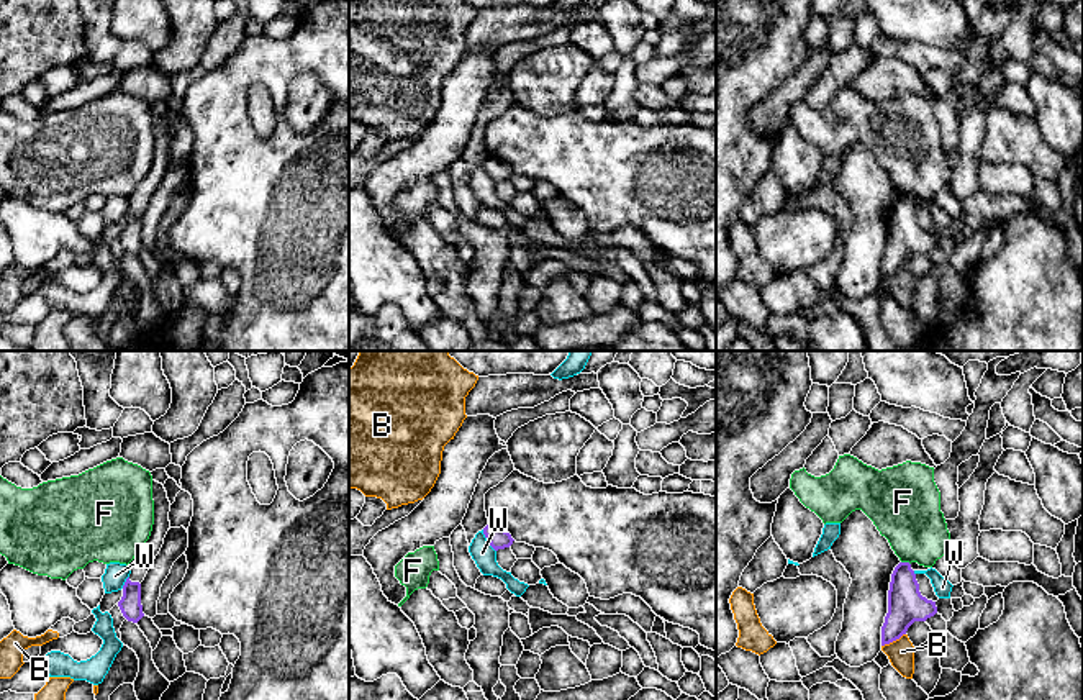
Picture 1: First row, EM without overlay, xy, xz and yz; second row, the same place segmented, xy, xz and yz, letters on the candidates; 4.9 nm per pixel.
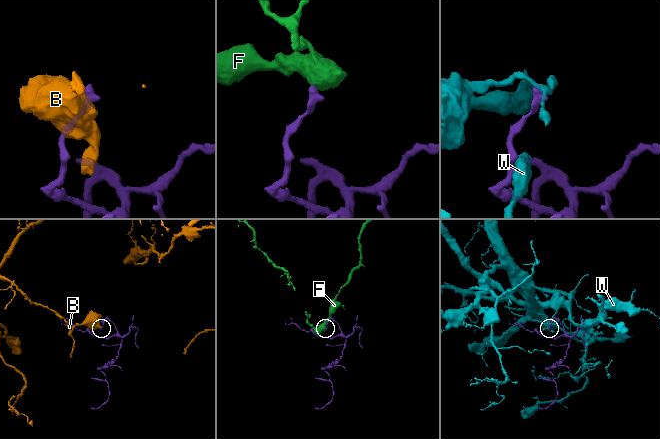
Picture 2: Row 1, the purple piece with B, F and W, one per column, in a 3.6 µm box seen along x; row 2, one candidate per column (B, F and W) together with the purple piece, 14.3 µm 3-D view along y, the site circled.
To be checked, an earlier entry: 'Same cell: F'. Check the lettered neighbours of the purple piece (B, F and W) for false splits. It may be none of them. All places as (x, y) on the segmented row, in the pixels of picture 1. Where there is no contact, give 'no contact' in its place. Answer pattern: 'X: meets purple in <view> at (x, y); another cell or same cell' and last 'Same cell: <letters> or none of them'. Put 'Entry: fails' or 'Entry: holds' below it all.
B: meets purple in yz at (893, 640); another cell
F: meets purple in yz at (906, 563); another cell
W: meets purple in xz at (487, 540); another cell
Same cell: none of them
Entry: fails

